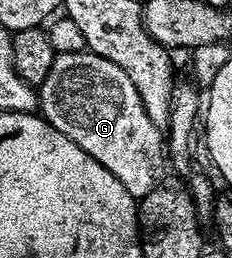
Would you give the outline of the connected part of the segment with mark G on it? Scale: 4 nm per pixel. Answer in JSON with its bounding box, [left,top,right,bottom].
[36,50,167,200]

